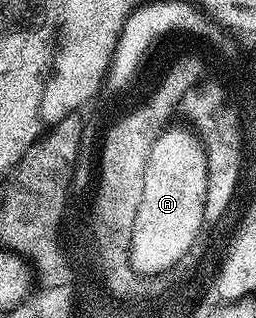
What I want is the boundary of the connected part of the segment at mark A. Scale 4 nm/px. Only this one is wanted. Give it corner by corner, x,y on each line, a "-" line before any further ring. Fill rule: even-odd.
167,129
155,140
153,151
147,156
143,194
127,234
134,245
134,266
139,270
160,270
173,262
189,246
198,218
204,215
207,164
199,138
188,133

